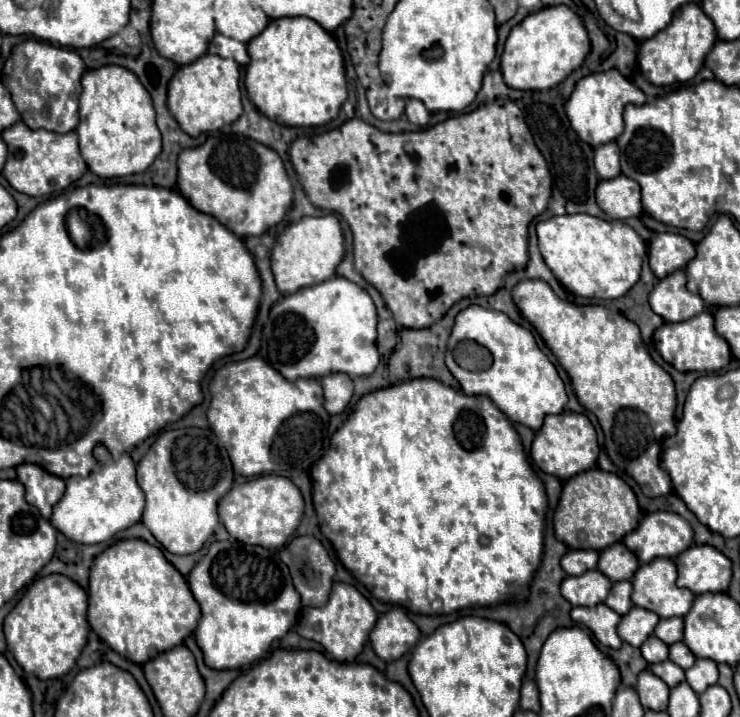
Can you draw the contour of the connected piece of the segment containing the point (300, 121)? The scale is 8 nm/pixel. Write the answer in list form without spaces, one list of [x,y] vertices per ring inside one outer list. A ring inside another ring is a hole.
[[[283,18],[271,20],[269,26],[255,36],[249,44],[251,62],[245,70],[245,88],[255,108],[269,120],[283,126],[323,126],[337,118],[343,102],[347,100],[347,80],[343,68],[343,56],[329,32],[323,32],[315,20],[307,18]]]

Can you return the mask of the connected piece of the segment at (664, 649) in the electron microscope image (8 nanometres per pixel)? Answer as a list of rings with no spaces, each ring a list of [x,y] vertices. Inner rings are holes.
[[[651,636],[651,638],[647,638],[645,644],[641,646],[641,654],[643,654],[643,658],[647,660],[647,664],[657,664],[657,662],[667,660],[667,656],[669,656],[669,646],[663,644],[657,636]]]

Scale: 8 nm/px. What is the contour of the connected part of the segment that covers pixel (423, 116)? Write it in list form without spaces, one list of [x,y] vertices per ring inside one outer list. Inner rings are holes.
[[[409,100],[407,106],[405,106],[405,116],[411,124],[415,126],[427,126],[429,124],[429,118],[431,114],[427,112],[427,108],[419,102],[419,100]]]

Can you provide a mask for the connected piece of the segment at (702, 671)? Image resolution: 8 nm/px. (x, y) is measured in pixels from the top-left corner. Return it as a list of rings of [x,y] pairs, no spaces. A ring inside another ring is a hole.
[[[697,658],[695,664],[689,670],[685,670],[685,680],[693,688],[695,694],[701,694],[709,686],[717,684],[717,680],[719,680],[717,664],[713,660],[699,660]]]

